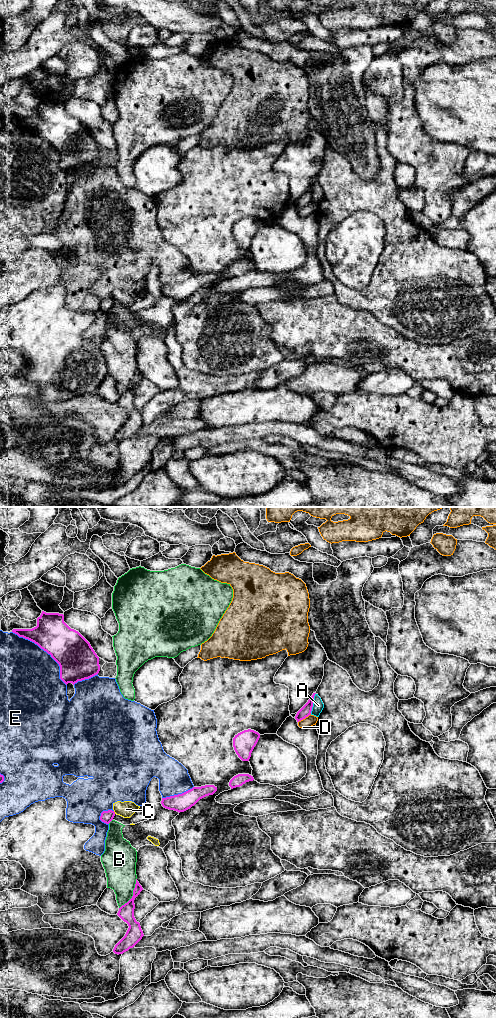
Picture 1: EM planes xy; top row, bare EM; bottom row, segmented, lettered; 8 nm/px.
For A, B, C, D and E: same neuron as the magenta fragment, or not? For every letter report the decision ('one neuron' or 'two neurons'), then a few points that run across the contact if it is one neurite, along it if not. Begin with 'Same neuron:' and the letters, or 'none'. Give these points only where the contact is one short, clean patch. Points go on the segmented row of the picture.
Same neuron: none
A: two neurons | xy (315, 693), (310, 713)
B: two neurons
C: two neurons
D: two neurons
E: two neurons

